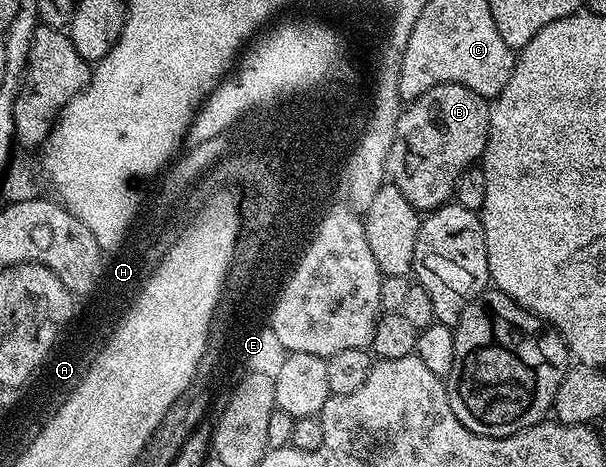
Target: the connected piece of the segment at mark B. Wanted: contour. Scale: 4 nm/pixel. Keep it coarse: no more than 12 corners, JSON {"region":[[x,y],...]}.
{"region":[[437,84],[413,142],[441,158],[407,198],[418,210],[450,203],[451,176],[476,165],[489,137],[488,99]]}

